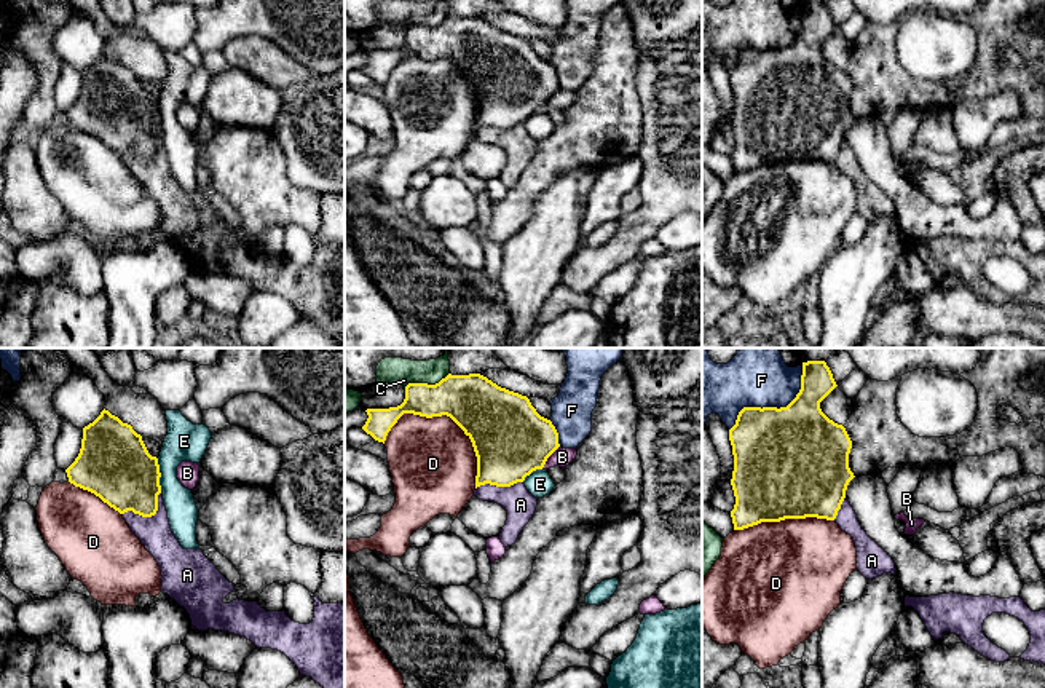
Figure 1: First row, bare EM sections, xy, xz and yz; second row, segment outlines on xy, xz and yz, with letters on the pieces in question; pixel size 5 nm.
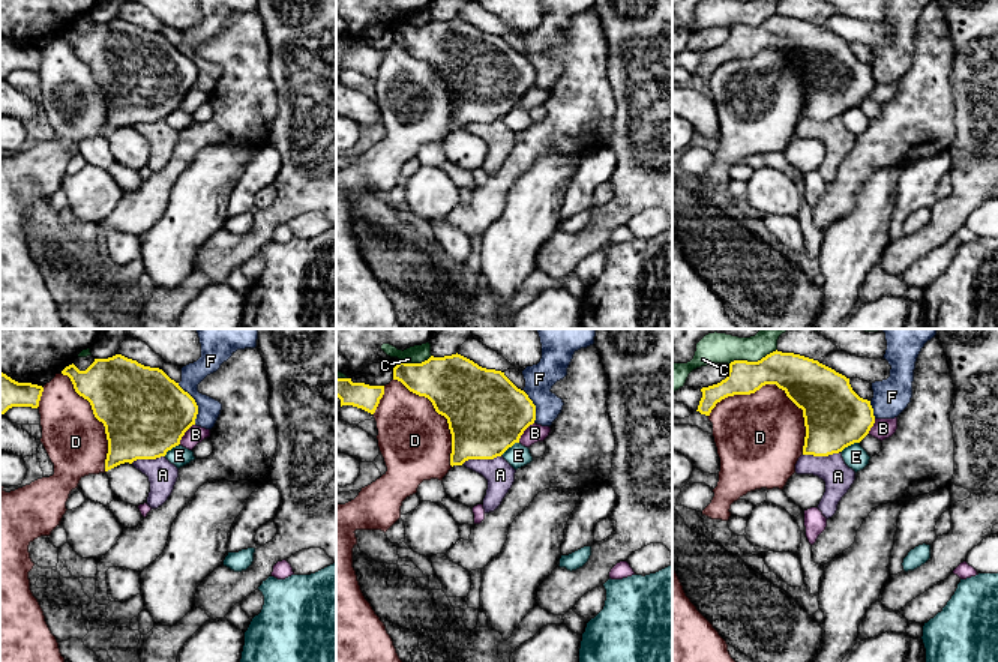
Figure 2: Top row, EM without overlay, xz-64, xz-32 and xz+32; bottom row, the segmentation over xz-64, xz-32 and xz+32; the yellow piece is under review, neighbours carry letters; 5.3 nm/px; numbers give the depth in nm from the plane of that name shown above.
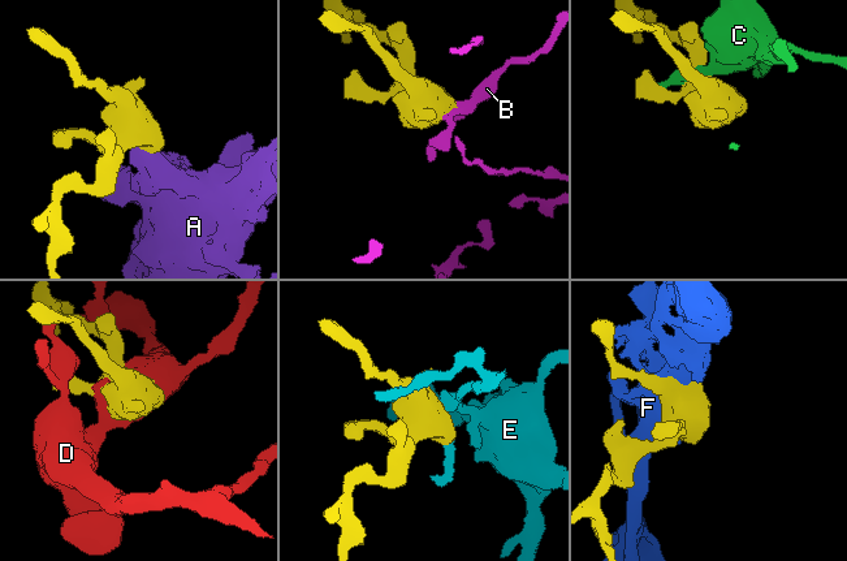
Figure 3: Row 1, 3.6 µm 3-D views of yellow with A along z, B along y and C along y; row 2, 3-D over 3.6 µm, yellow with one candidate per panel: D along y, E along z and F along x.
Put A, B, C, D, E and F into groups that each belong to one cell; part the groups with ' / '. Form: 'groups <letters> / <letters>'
groups A / B / C / D / E / F

